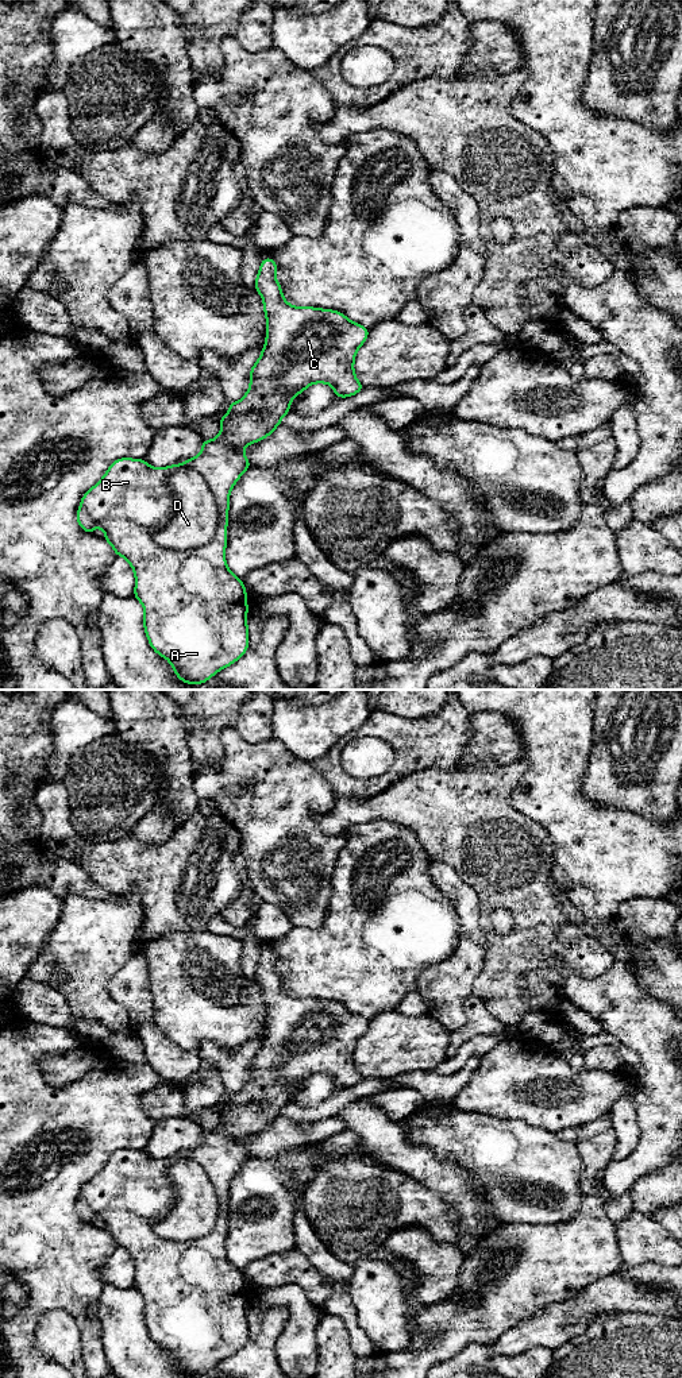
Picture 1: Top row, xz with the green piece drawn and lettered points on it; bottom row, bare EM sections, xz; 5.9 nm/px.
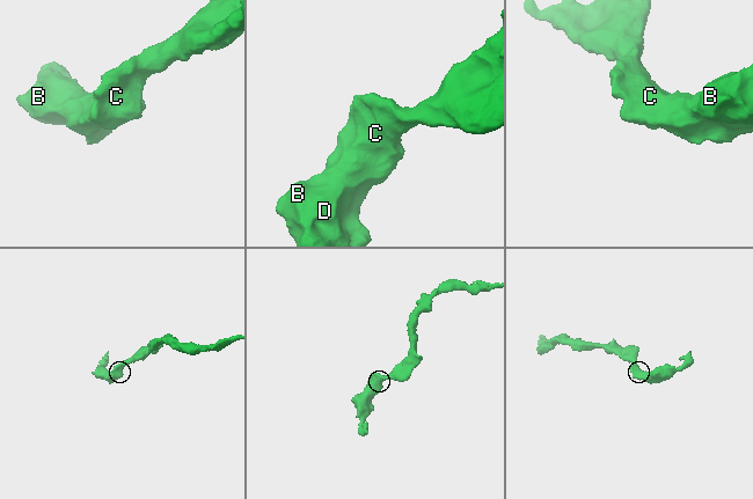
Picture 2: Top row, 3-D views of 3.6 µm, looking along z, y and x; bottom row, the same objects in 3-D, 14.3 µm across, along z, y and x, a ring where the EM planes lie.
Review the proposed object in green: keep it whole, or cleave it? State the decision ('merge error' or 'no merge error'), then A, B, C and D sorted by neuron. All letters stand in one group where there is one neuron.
merge error; groups A B C / D

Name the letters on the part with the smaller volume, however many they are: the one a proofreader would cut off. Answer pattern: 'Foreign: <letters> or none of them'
Foreign: D

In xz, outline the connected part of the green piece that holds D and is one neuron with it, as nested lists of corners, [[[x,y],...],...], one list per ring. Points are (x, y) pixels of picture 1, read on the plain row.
[[[180,1157],[167,1176],[174,1188],[174,1203],[170,1212],[154,1224],[154,1231],[172,1242],[189,1242],[211,1234],[219,1204],[203,1166]]]

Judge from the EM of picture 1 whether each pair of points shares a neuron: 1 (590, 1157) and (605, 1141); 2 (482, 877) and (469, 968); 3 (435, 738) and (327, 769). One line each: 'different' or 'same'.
1: same
2: different
3: same

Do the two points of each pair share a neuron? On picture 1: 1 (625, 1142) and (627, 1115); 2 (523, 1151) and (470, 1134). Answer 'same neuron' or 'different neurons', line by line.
1: same neuron
2: same neuron

